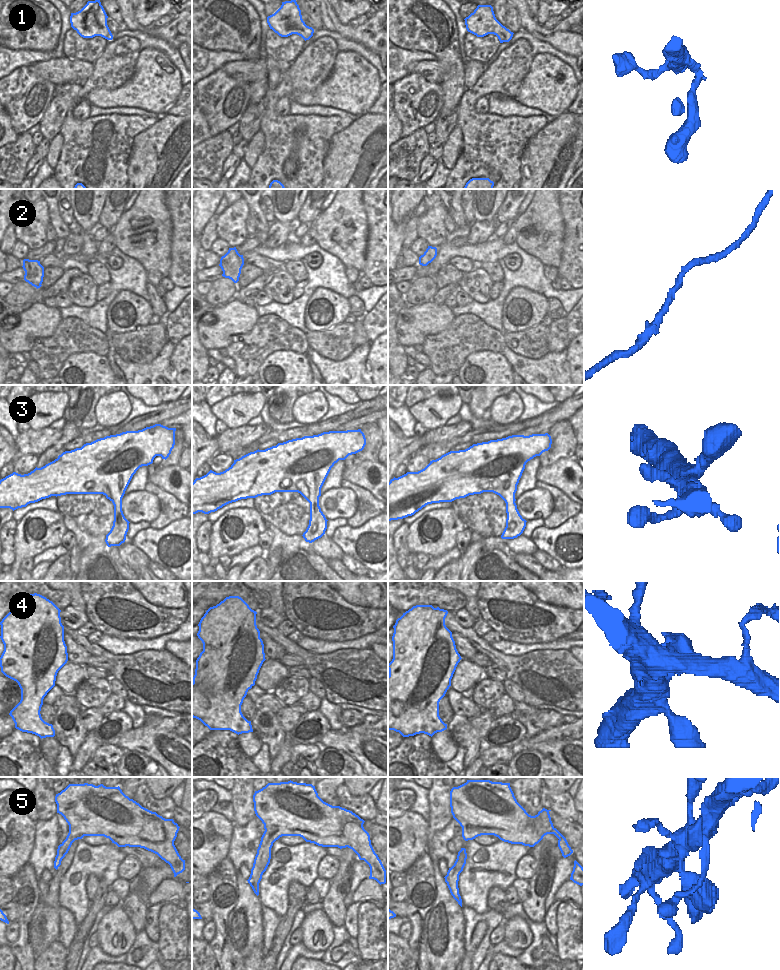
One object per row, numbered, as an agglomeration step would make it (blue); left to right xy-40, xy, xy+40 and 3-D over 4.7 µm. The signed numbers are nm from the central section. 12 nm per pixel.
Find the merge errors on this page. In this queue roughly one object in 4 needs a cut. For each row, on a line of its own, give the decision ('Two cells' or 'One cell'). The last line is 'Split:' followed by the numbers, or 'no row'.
1: One cell
2: One cell
3: One cell
4: One cell
5: One cell
Split: no row

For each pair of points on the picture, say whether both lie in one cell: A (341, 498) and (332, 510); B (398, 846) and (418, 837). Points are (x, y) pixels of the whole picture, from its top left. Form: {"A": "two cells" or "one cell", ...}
{"A": "one cell", "B": "one cell"}

